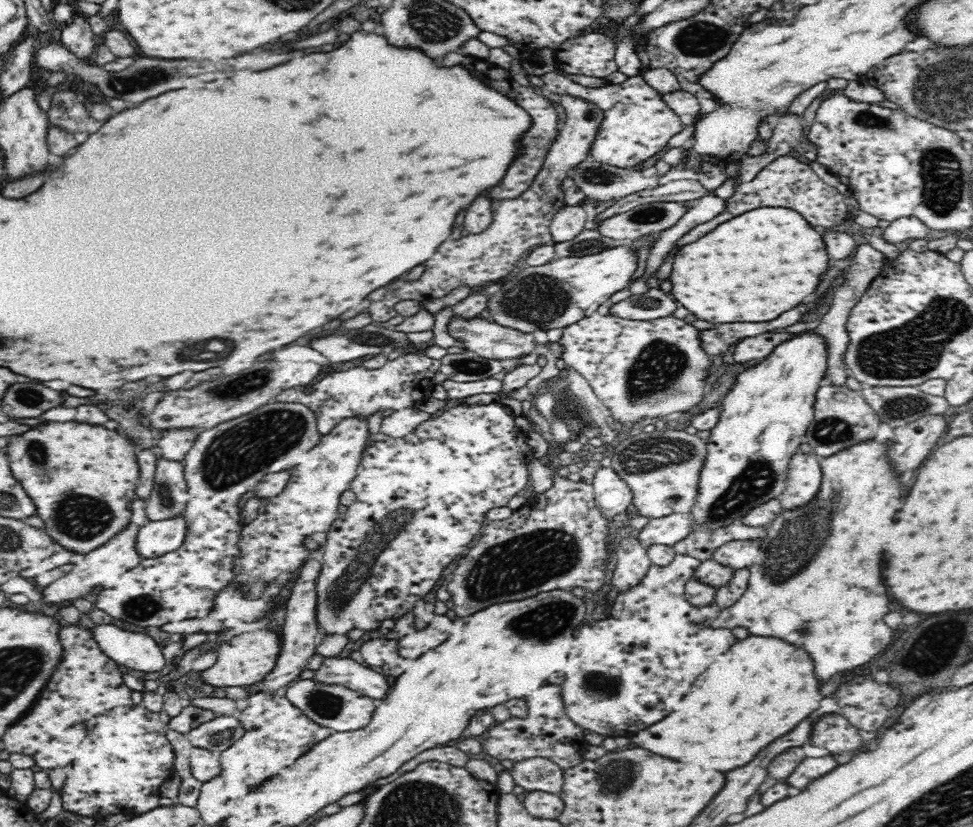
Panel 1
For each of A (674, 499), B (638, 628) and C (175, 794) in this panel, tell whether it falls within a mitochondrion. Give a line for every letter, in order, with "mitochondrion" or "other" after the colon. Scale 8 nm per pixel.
A: mitochondrion
B: other
C: other

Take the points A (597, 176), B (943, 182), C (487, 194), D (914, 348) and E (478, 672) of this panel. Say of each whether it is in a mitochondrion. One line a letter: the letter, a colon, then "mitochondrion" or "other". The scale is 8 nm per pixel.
A: mitochondrion
B: mitochondrion
C: other
D: mitochondrion
E: other

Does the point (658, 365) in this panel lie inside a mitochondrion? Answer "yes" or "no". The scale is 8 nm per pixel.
yes

